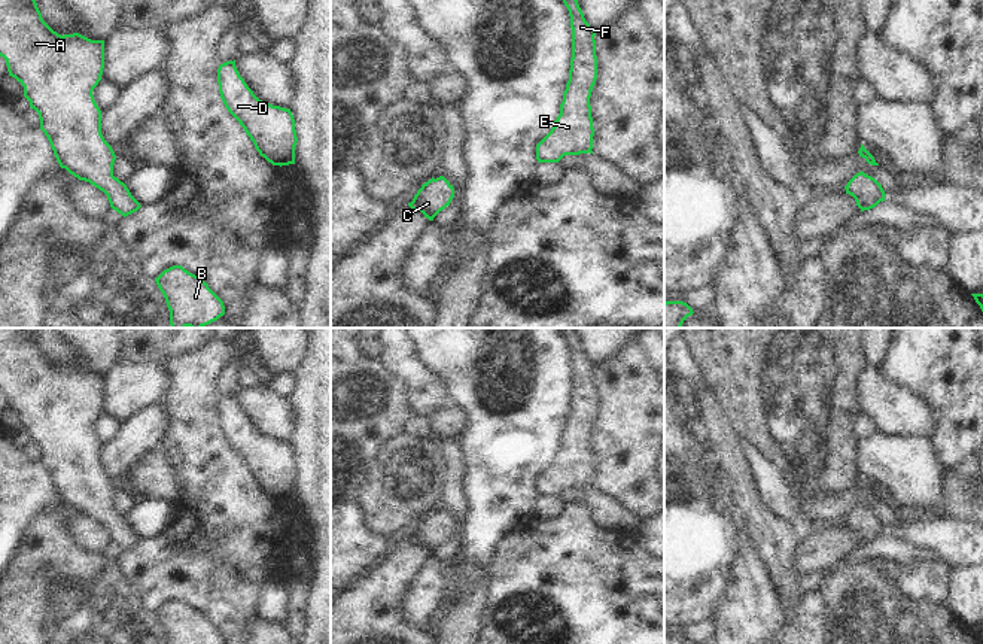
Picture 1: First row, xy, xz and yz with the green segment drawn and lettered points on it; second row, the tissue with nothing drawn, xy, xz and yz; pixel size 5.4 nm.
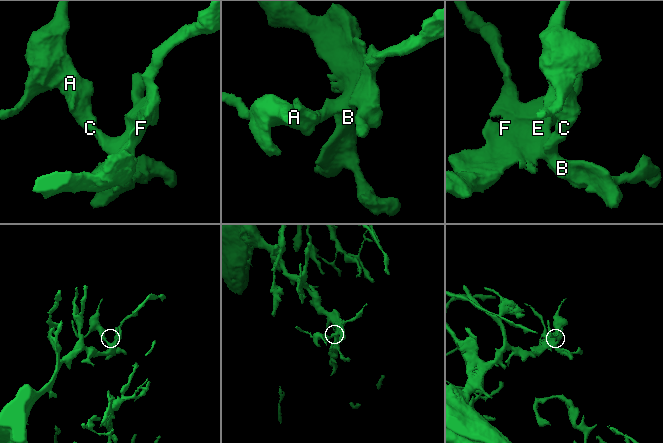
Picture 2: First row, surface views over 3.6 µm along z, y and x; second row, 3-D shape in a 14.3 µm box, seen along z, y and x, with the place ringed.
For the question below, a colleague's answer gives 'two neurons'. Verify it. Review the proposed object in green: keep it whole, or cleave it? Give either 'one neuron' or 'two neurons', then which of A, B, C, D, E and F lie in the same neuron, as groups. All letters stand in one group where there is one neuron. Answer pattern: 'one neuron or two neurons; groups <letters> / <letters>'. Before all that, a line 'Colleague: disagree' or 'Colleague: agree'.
Colleague: disagree
one neuron; groups A B C D E F

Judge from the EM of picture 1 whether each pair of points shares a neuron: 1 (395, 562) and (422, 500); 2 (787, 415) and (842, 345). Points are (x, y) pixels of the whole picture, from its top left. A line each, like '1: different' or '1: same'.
1: different
2: same

